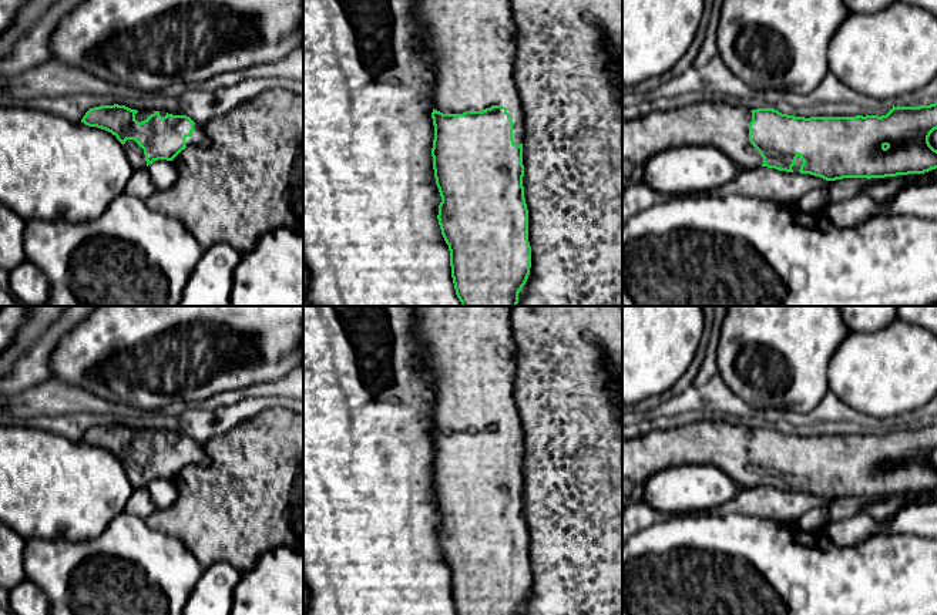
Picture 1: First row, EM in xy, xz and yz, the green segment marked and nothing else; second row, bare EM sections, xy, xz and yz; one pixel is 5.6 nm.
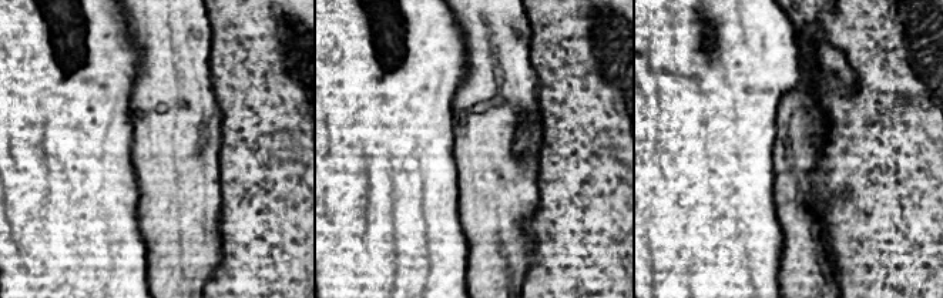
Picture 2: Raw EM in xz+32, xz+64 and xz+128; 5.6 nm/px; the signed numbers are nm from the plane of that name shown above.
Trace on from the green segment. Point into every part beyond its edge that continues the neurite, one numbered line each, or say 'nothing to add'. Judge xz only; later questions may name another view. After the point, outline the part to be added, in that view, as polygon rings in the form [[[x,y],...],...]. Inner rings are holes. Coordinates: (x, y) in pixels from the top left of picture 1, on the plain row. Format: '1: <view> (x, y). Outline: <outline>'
1: xz (470, 350). Outline: [[[413,306],[416,325],[413,335],[422,346],[422,360],[434,377],[431,424],[443,433],[483,430],[491,424],[507,427],[513,438],[513,458],[524,458],[524,429],[514,399],[515,343],[511,336],[513,306]]]

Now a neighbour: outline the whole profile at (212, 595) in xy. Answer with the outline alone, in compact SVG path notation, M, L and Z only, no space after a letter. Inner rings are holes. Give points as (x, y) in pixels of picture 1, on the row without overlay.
M226 562L204 569L182 615L231 615L234 591L241 577L242 572Z

